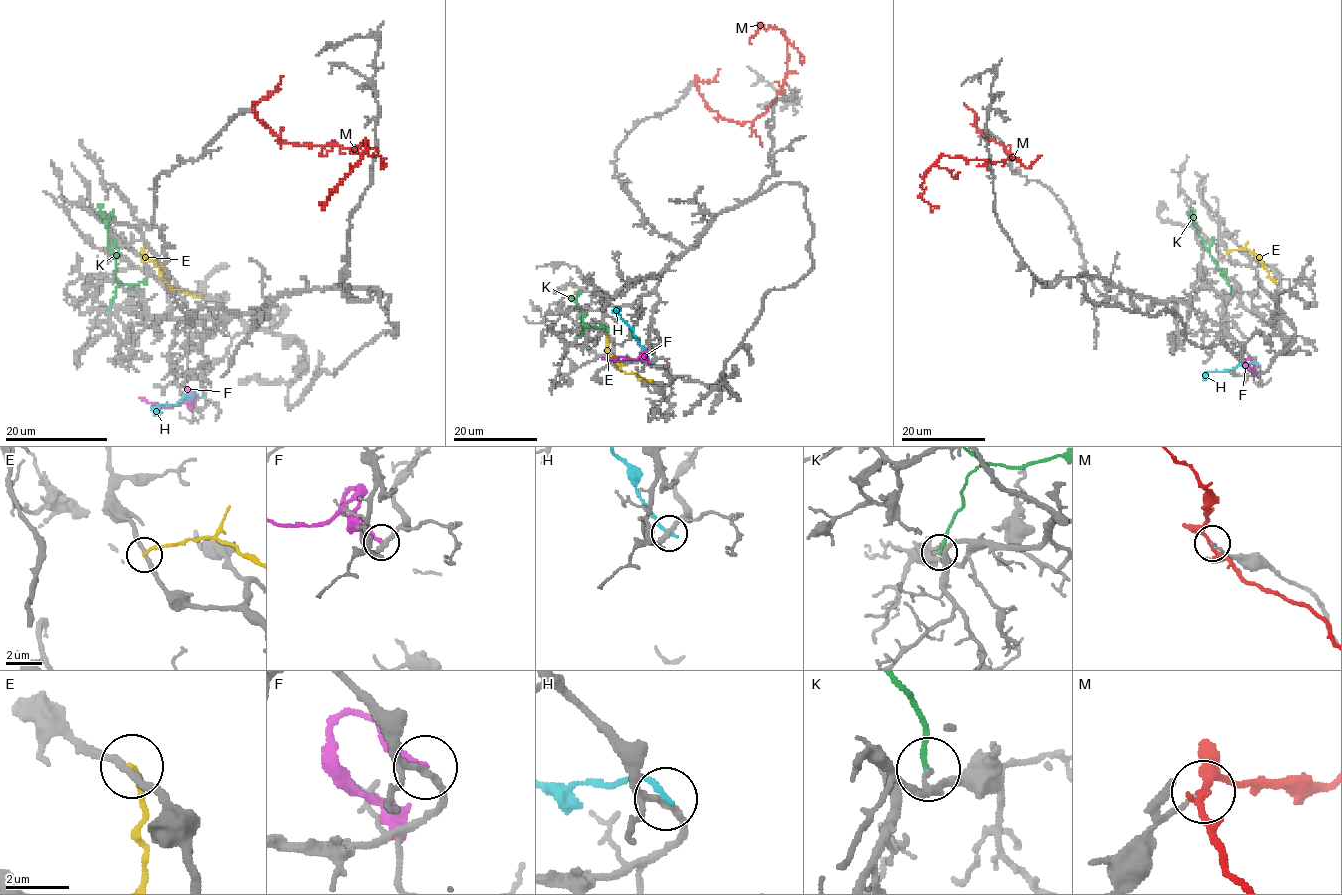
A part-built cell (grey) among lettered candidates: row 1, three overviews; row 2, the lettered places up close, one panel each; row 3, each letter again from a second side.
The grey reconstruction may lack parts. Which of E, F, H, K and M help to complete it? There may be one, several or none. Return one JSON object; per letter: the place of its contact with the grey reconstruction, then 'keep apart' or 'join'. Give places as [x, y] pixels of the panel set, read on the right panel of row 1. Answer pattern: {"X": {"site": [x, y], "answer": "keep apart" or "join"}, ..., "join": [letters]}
{"E": {"site": [1227, 252], "answer": "keep apart"}, "F": {"site": [1258, 365], "answer": "keep apart"}, "H": {"site": [1258, 365], "answer": "keep apart"}, "K": {"site": [1231, 293], "answer": "keep apart"}, "M": {"site": [977, 128], "answer": "keep apart"}, "join": []}

